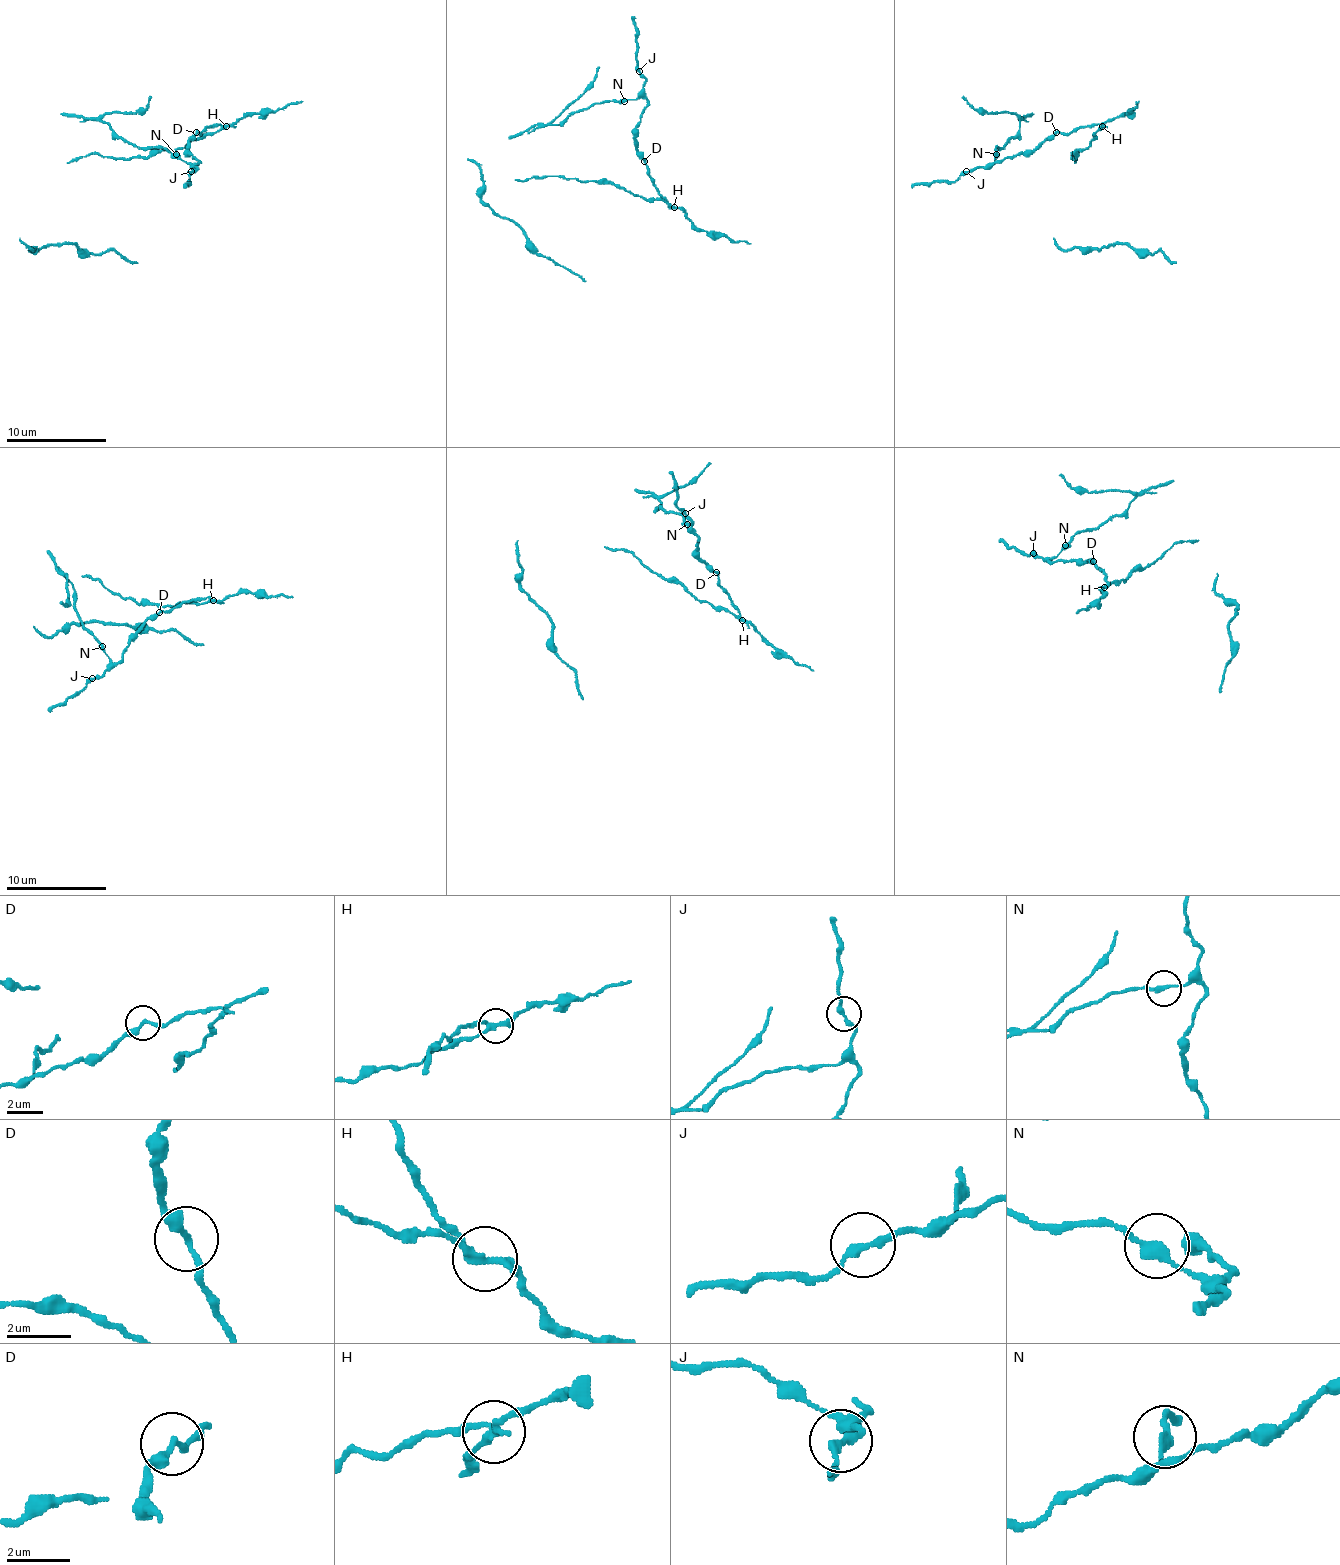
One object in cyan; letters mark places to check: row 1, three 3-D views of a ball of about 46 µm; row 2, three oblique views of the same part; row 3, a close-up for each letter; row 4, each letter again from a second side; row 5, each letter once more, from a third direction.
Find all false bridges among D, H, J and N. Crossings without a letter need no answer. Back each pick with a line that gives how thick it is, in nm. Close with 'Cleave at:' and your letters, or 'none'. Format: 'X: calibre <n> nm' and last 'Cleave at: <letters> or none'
H: calibre 200 nm
N: calibre 240 nm
Cleave at: H, N

